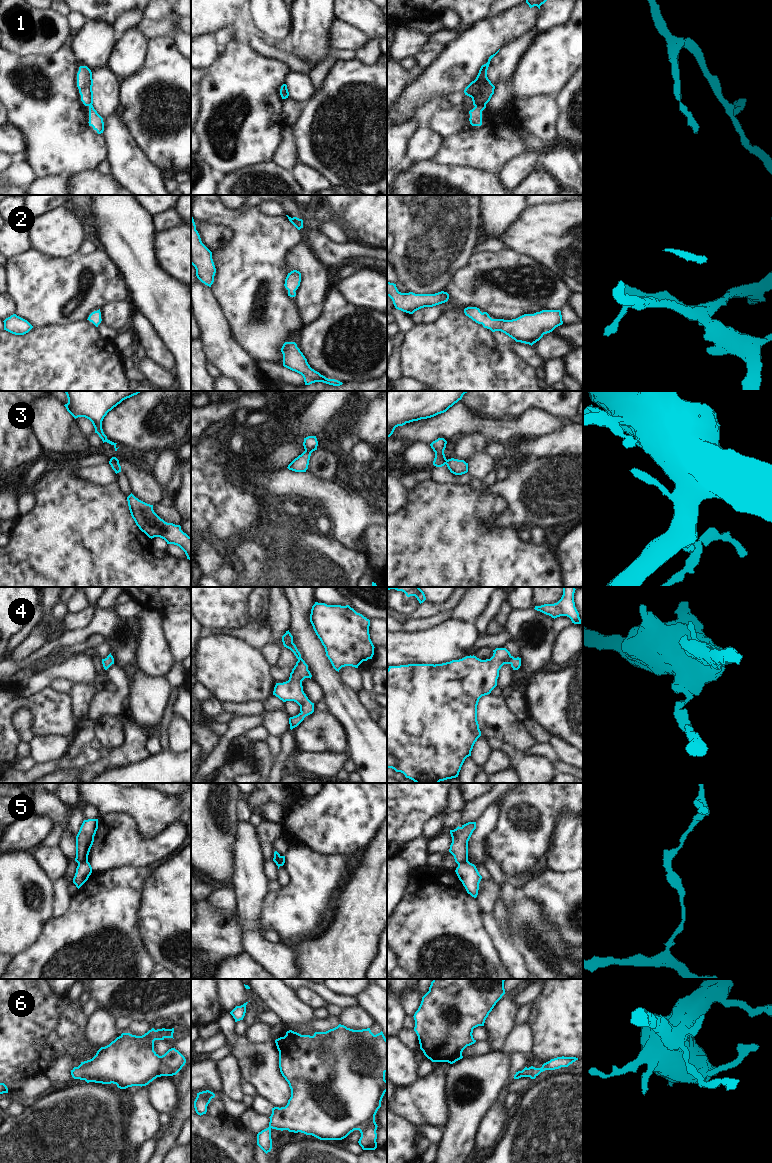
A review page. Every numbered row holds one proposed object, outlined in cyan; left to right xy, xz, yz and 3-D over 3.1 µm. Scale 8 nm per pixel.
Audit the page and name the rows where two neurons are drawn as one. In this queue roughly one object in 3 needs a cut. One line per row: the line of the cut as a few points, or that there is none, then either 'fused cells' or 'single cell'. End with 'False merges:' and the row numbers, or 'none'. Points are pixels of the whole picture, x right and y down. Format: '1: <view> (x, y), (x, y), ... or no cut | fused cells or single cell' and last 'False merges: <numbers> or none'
1: yz (485, 104), (477, 104), (475, 106) | fused cells
2: no cut | single cell
3: xz (305, 449), (311, 452) | fused cells
4: no cut | single cell
5: xy (87, 859), (78, 864) | fused cells
6: no cut | single cell
False merges: 1, 3, 5

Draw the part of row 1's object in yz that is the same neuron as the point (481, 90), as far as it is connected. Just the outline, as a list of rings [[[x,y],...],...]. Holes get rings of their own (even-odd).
[[[499,50],[489,57],[486,64],[481,66],[476,79],[472,81],[464,90],[465,95],[472,98],[474,106],[480,104],[486,105],[494,94],[495,86],[488,79],[487,70],[491,59],[499,52]]]

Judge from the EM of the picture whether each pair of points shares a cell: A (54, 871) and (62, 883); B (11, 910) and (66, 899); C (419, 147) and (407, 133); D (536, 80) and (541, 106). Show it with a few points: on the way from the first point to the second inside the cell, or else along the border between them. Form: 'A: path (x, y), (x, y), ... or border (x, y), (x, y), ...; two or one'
A: border (65, 875), (54, 881); two
B: border (54, 881), (53, 916); two
C: border (419, 126), (408, 141), (408, 153), (405, 159); two
D: border (553, 96), (534, 95), (530, 97); two

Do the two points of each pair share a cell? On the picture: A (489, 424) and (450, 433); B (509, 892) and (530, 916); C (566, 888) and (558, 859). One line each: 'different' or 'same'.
A: same
B: different
C: different

